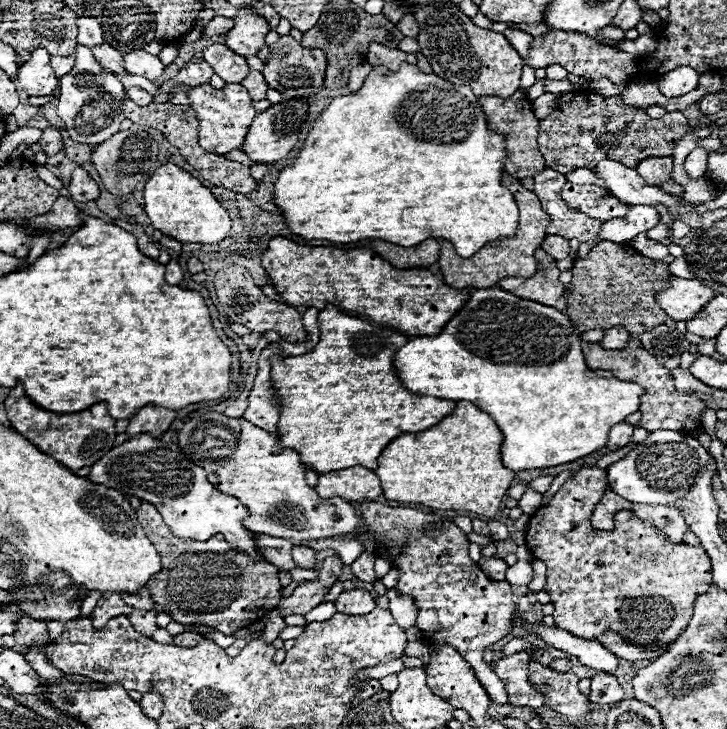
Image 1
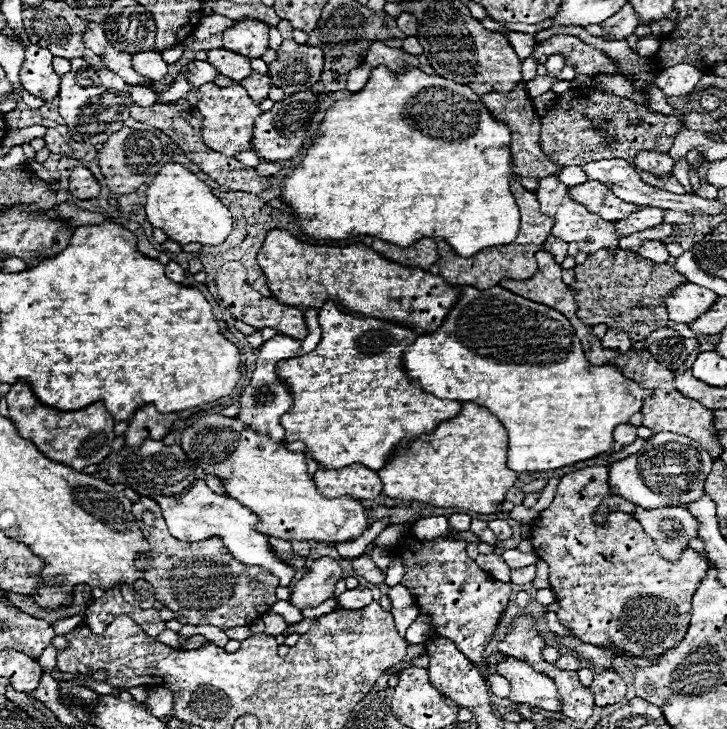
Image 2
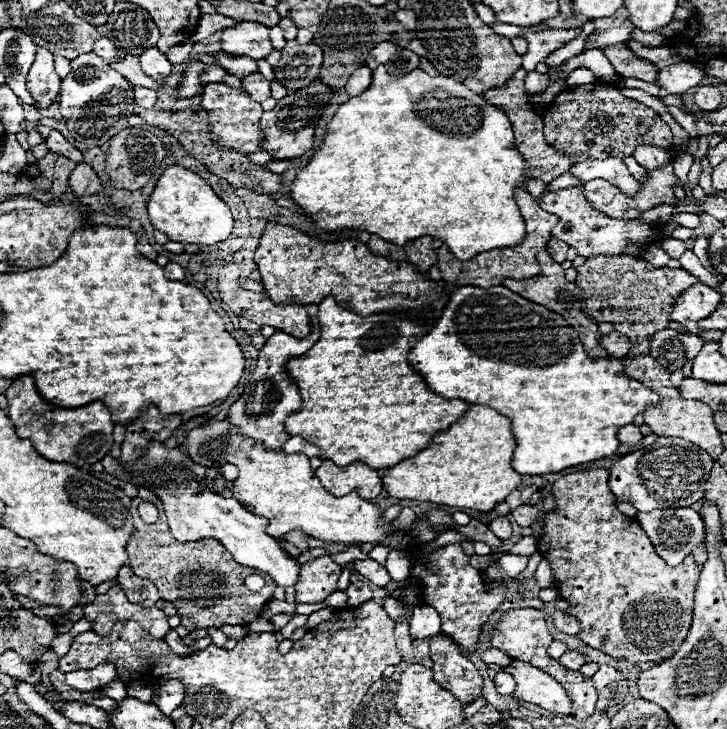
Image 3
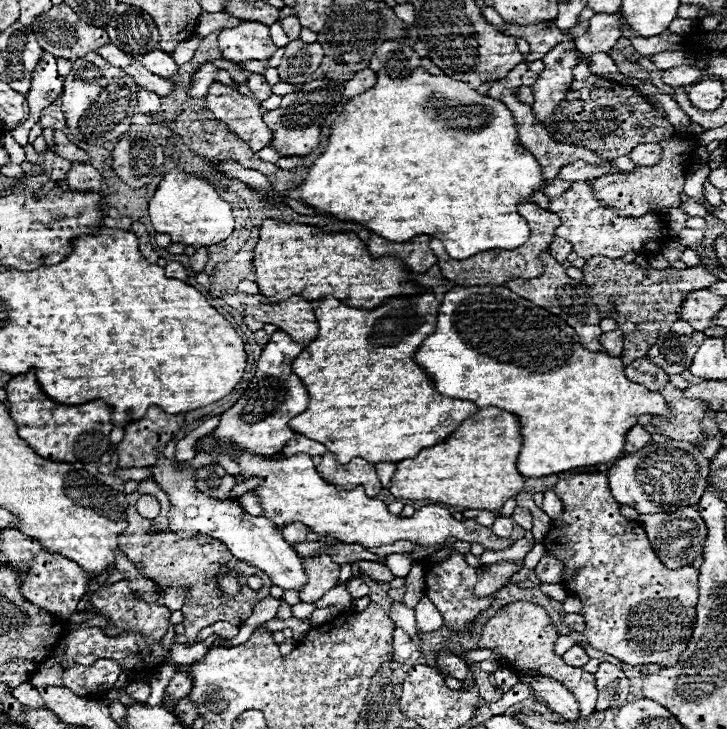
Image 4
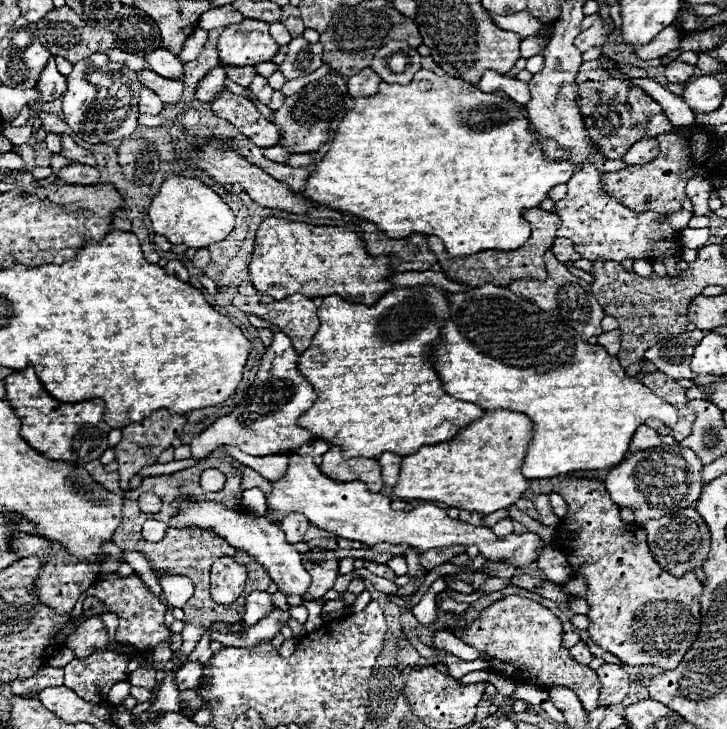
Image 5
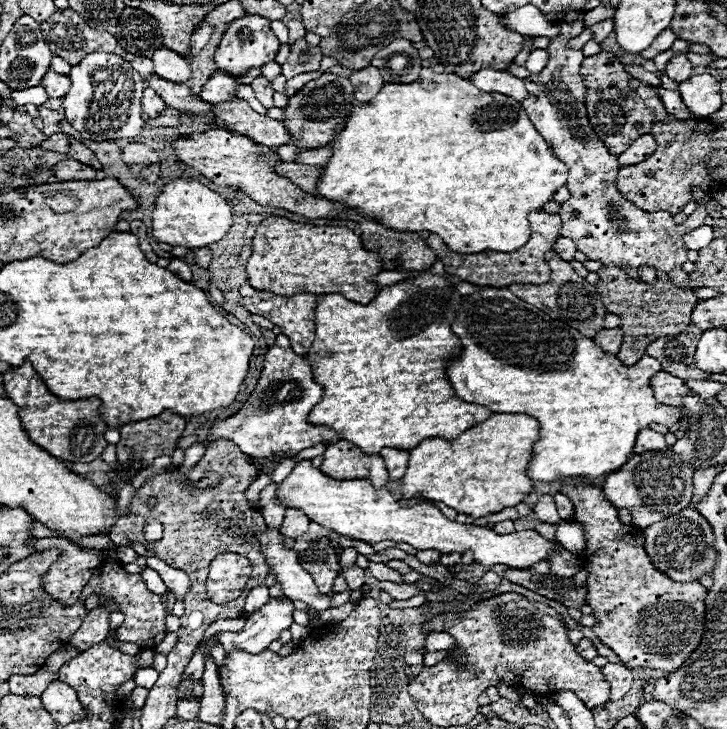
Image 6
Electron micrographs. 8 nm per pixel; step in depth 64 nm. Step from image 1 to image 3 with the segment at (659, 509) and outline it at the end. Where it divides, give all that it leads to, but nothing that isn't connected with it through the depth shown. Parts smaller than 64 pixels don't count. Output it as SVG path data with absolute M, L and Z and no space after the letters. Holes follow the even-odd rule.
M668 508L668 510L652 510L652 512L638 512L636 514L638 524L652 540L658 556L668 566L678 566L686 556L690 556L700 544L704 544L704 520L700 514L692 508Z

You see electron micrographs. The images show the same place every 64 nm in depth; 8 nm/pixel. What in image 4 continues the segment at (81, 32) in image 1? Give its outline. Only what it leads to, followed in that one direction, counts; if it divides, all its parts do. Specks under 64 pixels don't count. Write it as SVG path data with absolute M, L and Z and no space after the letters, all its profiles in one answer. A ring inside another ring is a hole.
M106 44L106 46L102 46L102 48L98 50L98 54L100 54L102 58L106 58L110 64L120 66L120 68L130 66L130 62L132 62L132 58L130 58L128 54L122 54L122 50L118 50L114 44Z

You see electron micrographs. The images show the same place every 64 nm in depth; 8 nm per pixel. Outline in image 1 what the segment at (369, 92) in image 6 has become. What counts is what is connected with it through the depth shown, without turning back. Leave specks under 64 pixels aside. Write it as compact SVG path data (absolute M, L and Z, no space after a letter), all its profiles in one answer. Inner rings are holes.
M362 64L362 66L356 66L356 68L352 70L352 74L350 74L350 80L348 80L348 88L350 88L352 92L360 90L360 88L362 88L362 84L364 84L364 78L370 74L370 70L372 70L372 66L370 66L370 64Z

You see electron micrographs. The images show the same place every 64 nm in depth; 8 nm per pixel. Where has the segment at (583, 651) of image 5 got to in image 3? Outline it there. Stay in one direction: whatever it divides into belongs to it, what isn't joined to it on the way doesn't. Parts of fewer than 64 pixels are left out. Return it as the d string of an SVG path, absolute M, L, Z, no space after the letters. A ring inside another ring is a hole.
M568 650L558 660L560 660L562 666L568 666L570 670L580 670L580 666L586 664L586 656L582 652L578 652L578 650Z

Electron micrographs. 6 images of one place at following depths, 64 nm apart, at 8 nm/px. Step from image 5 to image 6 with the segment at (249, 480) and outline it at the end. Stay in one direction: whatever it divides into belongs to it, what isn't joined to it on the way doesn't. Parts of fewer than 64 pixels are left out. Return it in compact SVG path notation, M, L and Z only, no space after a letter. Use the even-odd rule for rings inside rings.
M270 484L264 490L260 490L260 512L270 528L280 528L284 518L284 506L276 498L276 492L278 492L276 484Z

